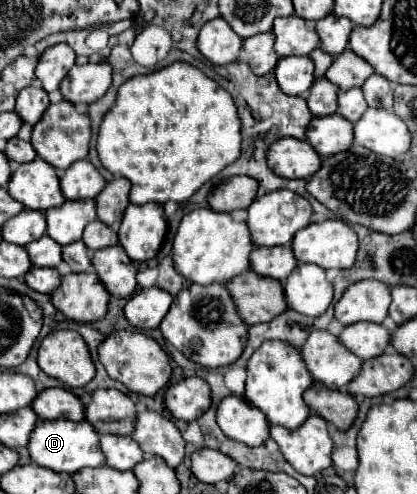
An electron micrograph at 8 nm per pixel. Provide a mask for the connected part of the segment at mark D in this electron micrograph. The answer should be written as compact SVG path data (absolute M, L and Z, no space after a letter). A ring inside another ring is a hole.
M57 419L57 421L39 421L35 431L31 433L29 445L27 445L33 463L41 467L49 467L57 473L77 473L83 467L101 467L105 463L103 451L99 449L99 435L95 427L89 421L69 421L69 419Z

